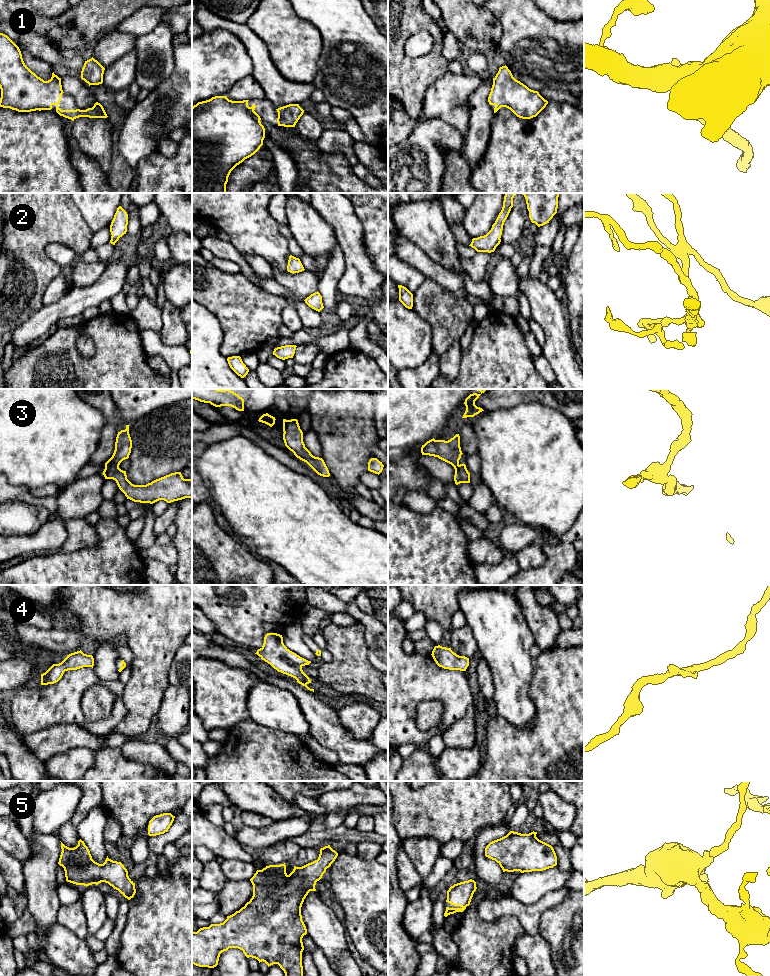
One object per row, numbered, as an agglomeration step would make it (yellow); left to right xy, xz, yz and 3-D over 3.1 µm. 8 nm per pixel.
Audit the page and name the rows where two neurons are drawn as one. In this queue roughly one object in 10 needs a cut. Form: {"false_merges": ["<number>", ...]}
{"false_merges": []}

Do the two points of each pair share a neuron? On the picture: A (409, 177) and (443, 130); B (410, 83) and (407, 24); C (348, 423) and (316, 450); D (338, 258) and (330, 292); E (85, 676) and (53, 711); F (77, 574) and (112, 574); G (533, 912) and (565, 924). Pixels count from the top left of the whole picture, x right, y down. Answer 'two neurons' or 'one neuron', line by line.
A: one neuron
B: one neuron
C: two neurons
D: one neuron
E: one neuron
F: one neuron
G: two neurons

